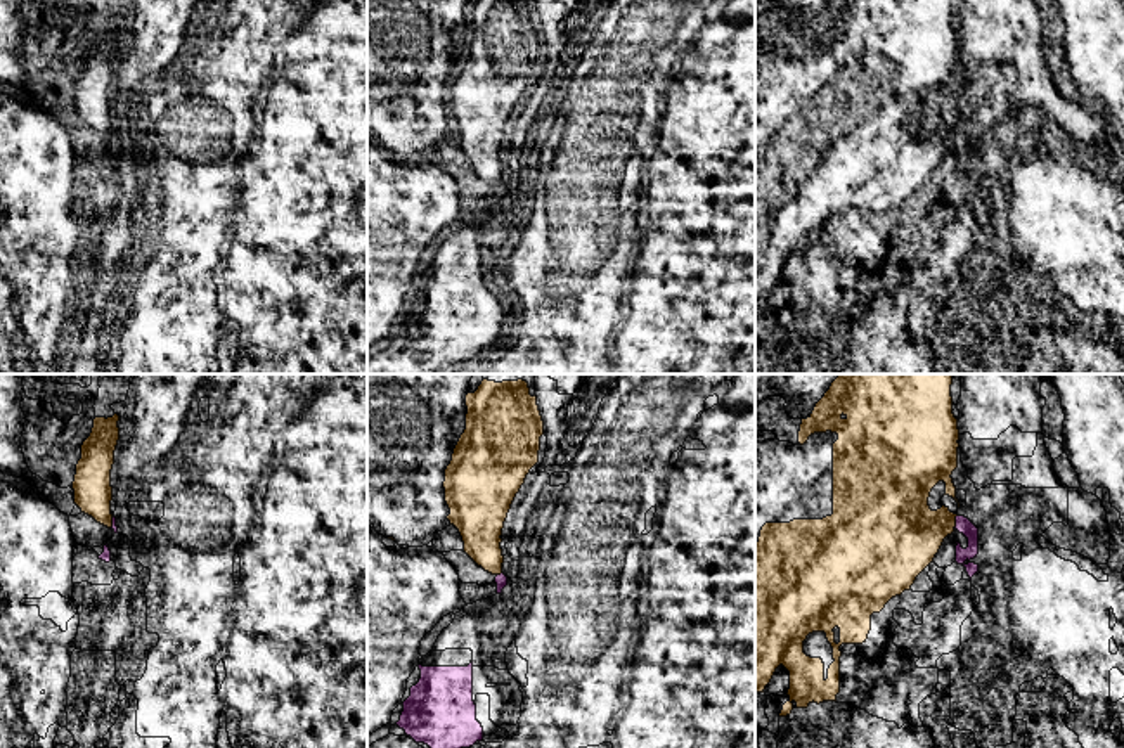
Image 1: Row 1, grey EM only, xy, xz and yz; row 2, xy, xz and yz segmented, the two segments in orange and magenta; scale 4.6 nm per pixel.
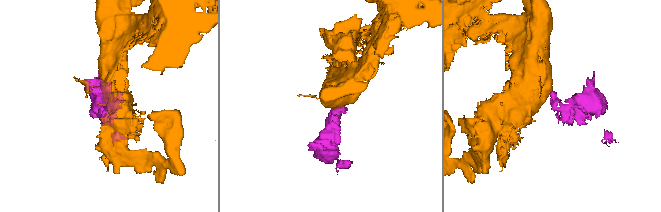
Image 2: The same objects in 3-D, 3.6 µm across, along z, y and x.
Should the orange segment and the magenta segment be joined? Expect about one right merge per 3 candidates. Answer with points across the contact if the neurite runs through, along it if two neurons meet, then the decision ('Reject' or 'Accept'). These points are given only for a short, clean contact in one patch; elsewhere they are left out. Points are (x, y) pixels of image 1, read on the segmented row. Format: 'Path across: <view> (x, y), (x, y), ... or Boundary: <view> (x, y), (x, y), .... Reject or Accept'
Boundary: yz (956, 515), (953, 527). Reject

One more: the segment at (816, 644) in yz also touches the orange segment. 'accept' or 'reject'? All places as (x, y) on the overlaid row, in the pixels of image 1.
reject

